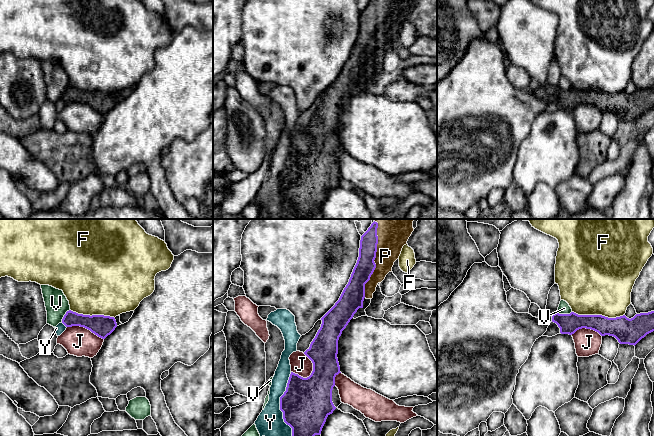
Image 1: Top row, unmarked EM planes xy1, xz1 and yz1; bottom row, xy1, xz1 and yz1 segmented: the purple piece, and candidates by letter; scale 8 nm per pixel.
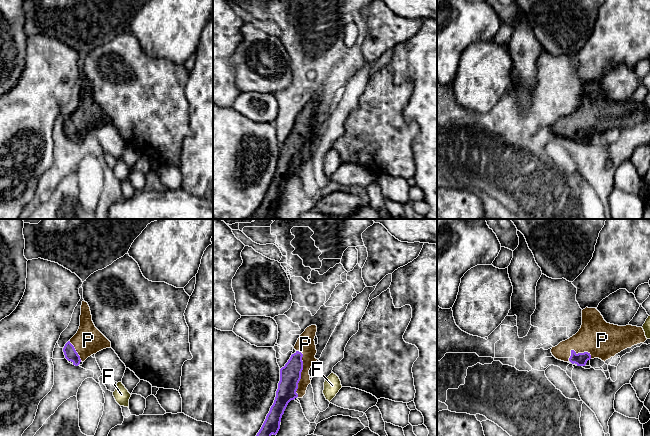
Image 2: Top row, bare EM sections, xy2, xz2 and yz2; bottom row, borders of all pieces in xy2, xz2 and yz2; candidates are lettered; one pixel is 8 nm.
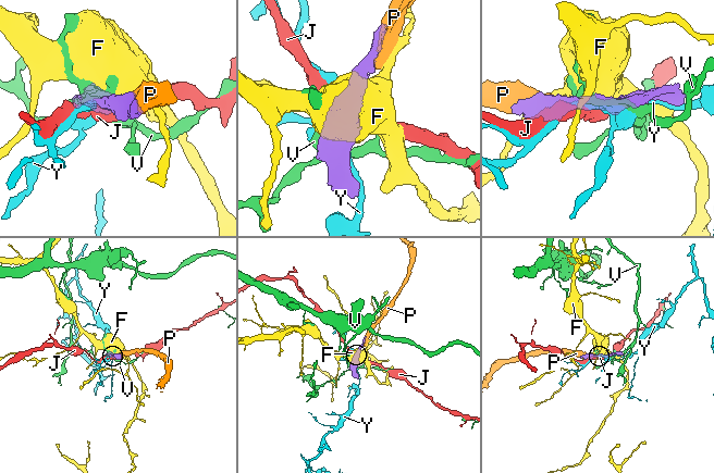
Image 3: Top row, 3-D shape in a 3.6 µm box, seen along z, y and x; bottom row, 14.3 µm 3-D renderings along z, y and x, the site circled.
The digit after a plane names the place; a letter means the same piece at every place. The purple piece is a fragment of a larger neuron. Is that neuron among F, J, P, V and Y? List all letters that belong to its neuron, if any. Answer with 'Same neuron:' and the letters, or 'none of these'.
Same neuron: P

